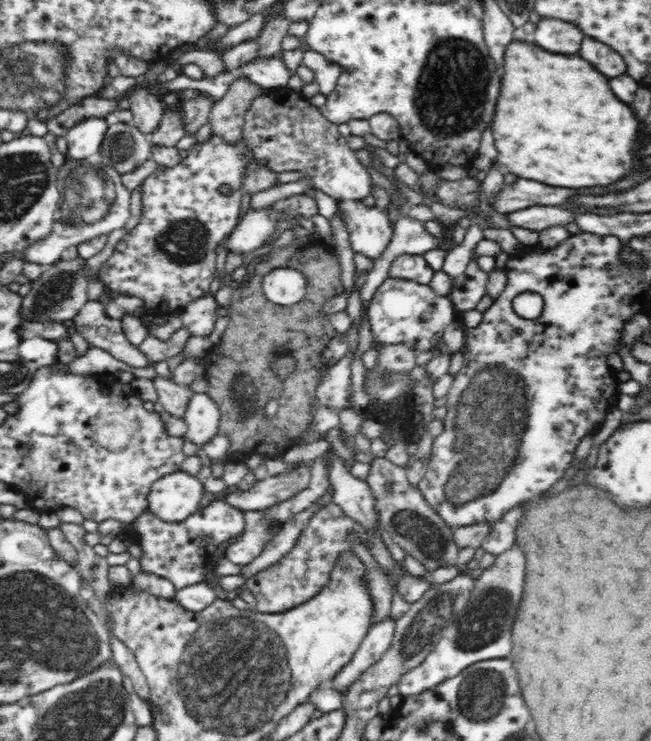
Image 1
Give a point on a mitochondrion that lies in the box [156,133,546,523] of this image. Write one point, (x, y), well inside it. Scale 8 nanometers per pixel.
(490, 427)

